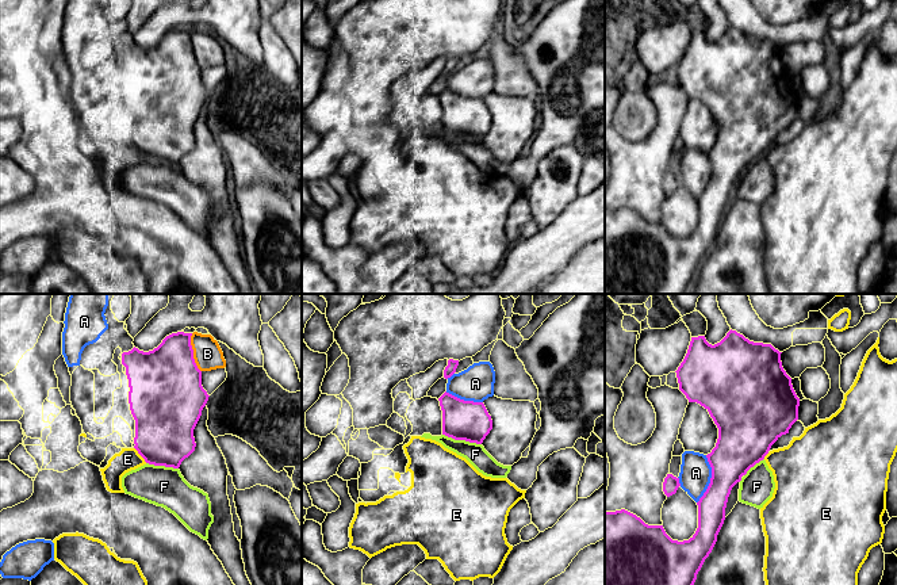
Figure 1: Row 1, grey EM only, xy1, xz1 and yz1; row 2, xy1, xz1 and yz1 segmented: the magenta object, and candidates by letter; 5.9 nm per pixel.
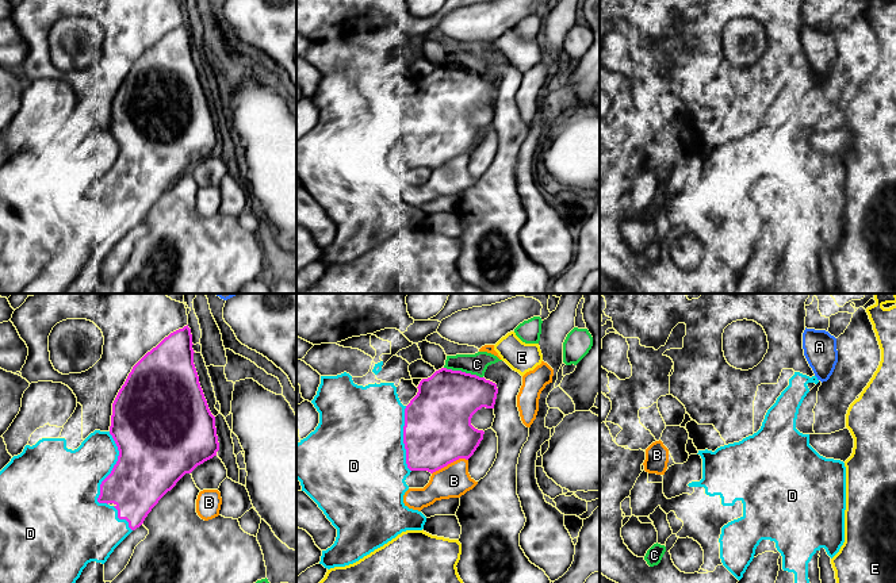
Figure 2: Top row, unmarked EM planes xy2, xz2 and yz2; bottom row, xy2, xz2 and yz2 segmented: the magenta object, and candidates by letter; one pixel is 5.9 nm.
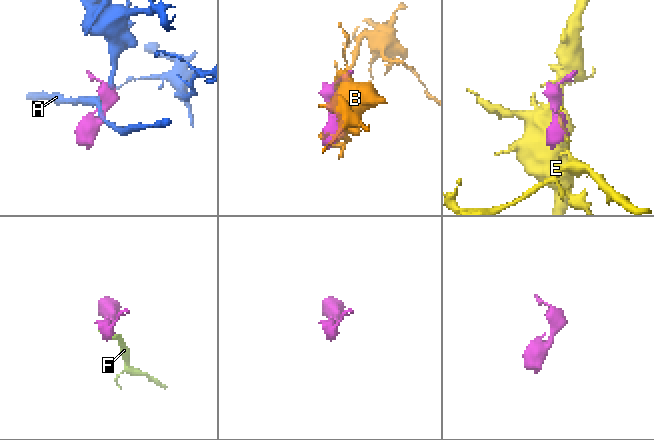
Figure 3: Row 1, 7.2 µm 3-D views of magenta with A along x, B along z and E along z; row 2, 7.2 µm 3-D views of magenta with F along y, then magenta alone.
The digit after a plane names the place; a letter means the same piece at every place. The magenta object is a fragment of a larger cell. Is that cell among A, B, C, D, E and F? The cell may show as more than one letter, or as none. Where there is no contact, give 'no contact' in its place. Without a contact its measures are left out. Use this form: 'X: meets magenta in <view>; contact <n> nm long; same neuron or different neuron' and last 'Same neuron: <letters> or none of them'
A: meets magenta in yz1; contact 300 nm long; different neuron
B: meets magenta in xy1; contact 240 nm long; different neuron
C: meets magenta in xz2; contact 240 nm long; different neuron
D: meets magenta in xy2; contact 440 nm long; same neuron
E: meets magenta in xy1; contact 120 nm long; different neuron
F: meets magenta in xz1; contact 240 nm long; different neuron
Same neuron: D

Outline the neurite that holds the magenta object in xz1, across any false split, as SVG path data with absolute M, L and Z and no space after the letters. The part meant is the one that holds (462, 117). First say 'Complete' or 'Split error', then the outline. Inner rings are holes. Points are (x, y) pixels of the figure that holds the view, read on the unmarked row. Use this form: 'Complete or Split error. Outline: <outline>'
Complete. Outline: M449 89L440 95L442 131L455 137L482 141L492 126L492 116L483 99L464 98Z

